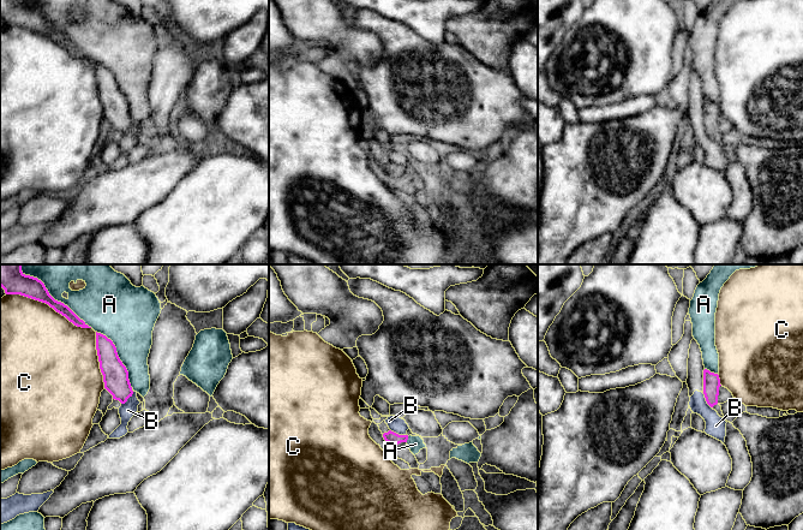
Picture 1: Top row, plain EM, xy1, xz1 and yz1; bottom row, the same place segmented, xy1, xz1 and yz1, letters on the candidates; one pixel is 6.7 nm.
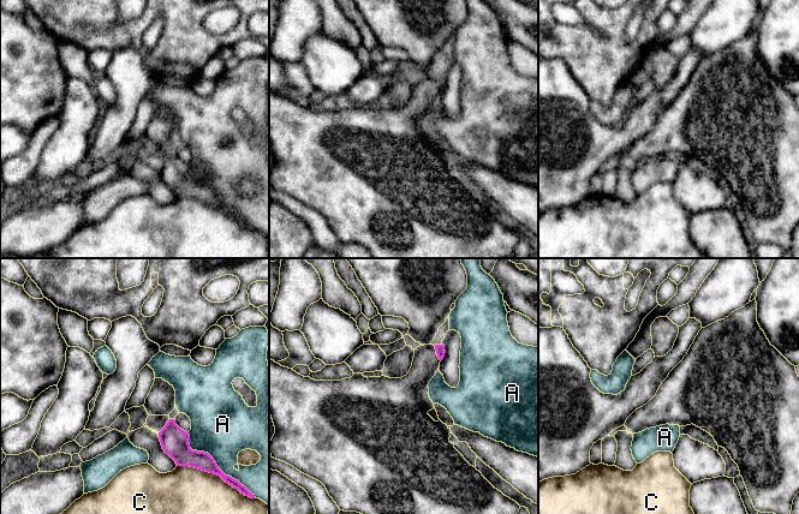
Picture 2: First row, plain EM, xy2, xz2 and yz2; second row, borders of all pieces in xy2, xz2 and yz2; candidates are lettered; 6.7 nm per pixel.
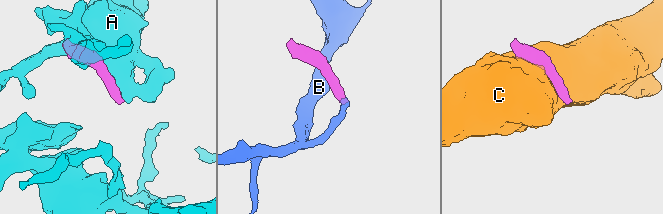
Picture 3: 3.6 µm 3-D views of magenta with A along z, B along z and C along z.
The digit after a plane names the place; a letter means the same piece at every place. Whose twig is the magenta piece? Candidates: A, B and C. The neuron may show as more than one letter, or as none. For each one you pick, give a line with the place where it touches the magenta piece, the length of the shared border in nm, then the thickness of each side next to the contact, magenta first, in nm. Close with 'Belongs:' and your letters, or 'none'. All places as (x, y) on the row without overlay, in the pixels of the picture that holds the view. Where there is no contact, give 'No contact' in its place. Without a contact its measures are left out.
Belongs: none

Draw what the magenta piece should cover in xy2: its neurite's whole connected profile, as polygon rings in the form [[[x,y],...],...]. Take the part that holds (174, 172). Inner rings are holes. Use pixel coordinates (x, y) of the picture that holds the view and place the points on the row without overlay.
[[[148,147],[145,155],[159,165],[162,180],[175,192],[177,197],[190,197],[217,205],[245,227],[255,229],[255,226],[238,211],[226,207],[208,184],[192,181],[189,163],[181,161],[174,150],[168,147]]]

